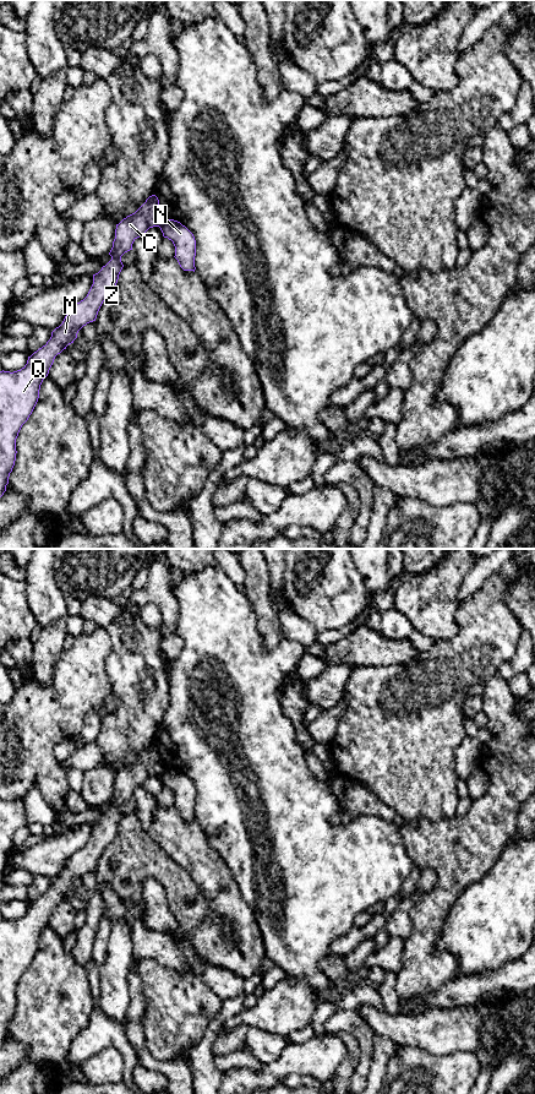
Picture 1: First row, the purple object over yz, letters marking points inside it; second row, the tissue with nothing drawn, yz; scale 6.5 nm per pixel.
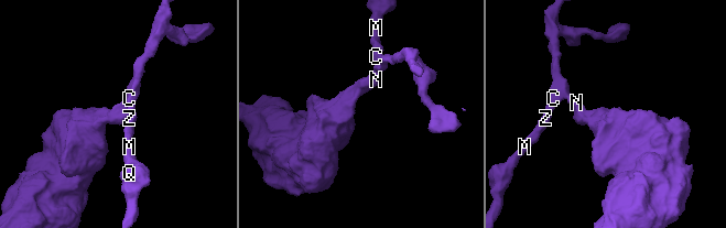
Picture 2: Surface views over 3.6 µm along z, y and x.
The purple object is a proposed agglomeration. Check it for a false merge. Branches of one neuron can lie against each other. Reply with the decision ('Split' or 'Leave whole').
Split

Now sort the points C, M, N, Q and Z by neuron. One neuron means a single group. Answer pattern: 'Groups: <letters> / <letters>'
Groups: C M Q Z / N

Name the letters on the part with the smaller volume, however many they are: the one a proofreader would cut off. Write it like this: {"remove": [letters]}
{"remove": ["C", "M", "Q", "Z"]}

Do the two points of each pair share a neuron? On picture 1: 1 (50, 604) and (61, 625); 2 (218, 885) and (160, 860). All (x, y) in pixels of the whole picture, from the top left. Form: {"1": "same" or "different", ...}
{"1": "different", "2": "different"}

